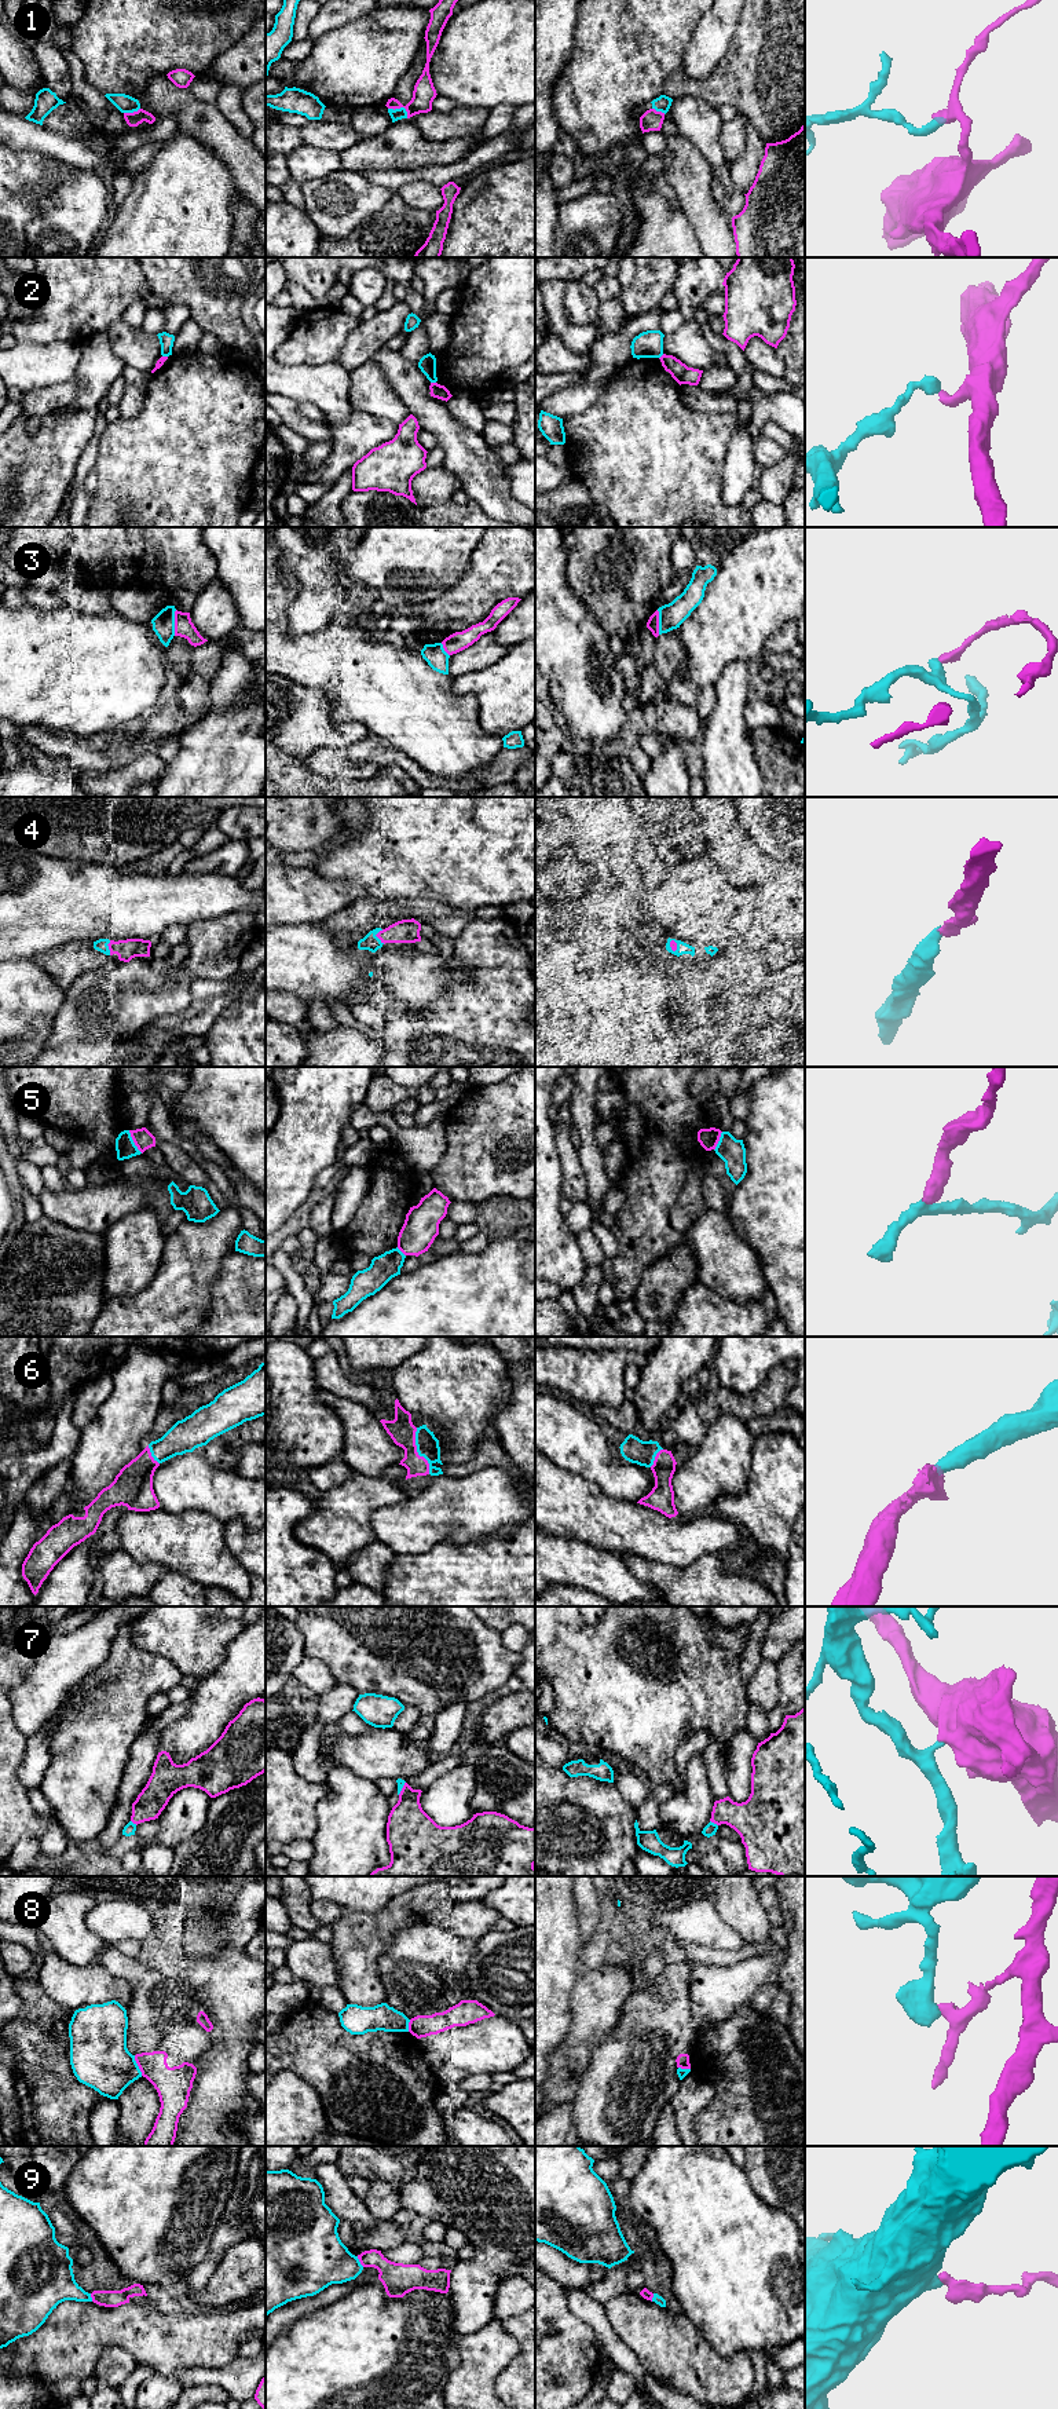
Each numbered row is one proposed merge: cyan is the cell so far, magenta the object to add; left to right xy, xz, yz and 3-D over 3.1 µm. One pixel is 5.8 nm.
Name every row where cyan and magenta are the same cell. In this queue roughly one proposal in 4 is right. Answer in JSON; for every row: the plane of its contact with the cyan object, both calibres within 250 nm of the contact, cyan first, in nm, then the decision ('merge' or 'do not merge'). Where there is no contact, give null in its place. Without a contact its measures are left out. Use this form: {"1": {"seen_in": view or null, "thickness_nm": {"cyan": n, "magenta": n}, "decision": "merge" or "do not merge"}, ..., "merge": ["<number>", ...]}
{"1": {"seen_in": "xz", "thickness_nm": {"cyan": 70, "magenta": 130}, "decision": "do not merge"}, "2": {"seen_in": "xz", "thickness_nm": {"cyan": 100, "magenta": 80}, "decision": "do not merge"}, "3": {"seen_in": "xy", "thickness_nm": {"cyan": 130, "magenta": 110}, "decision": "do not merge"}, "4": {"seen_in": "xz", "thickness_nm": {"cyan": 100, "magenta": 140}, "decision": "merge"}, "5": {"seen_in": "xy", "thickness_nm": {"cyan": 120, "magenta": 110}, "decision": "do not merge"}, "6": {"seen_in": "xz", "thickness_nm": {"cyan": 130, "magenta": 150}, "decision": "merge"}, "7": {"seen_in": "yz", "thickness_nm": {"cyan": 70, "magenta": 260}, "decision": "do not merge"}, "8": {"seen_in": "xy", "thickness_nm": {"cyan": 340, "magenta": 200}, "decision": "do not merge"}, "9": {"seen_in": "xz", "thickness_nm": {"cyan": 340, "magenta": 190}, "decision": "do not merge"}, "merge": ["4", "6"]}

